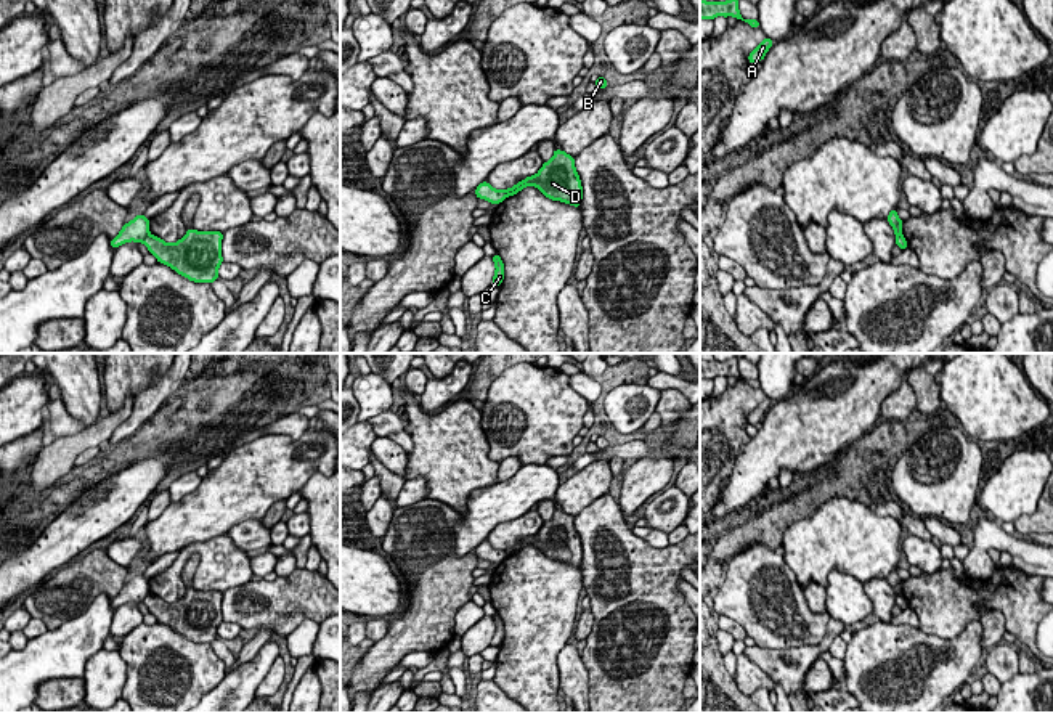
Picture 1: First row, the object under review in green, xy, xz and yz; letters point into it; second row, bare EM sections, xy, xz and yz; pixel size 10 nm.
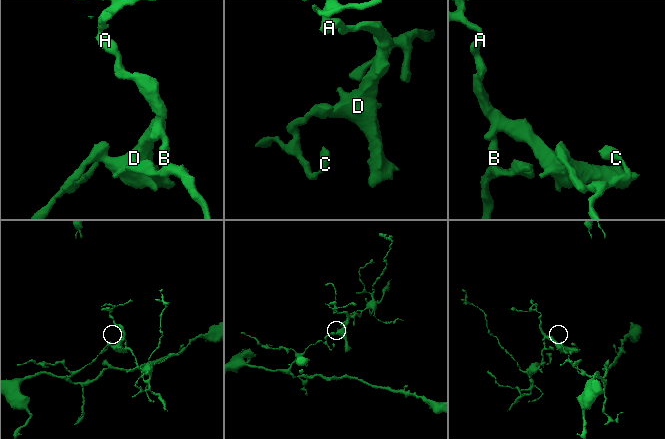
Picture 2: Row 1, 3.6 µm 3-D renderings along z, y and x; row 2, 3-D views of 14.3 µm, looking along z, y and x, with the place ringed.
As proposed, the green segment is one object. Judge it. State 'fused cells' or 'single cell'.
fused cells

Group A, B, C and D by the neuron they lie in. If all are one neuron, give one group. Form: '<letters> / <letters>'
A B D / C

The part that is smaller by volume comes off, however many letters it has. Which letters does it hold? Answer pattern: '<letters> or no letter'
A, B, D

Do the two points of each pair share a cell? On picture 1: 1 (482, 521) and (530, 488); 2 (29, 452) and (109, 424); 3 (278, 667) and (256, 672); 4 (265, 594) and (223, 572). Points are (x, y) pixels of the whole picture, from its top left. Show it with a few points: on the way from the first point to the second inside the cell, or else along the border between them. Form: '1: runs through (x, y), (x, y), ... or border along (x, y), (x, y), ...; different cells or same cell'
1: runs through (493, 509), (501, 501), (519, 493); same cell
2: border along (42, 448), (36, 458); different cells
3: border along (278, 655), (254, 696); different cells
4: border along (251, 578), (230, 586), (223, 593); different cells

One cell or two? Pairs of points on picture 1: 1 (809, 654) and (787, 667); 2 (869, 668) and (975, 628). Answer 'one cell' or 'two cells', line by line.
1: one cell
2: one cell

